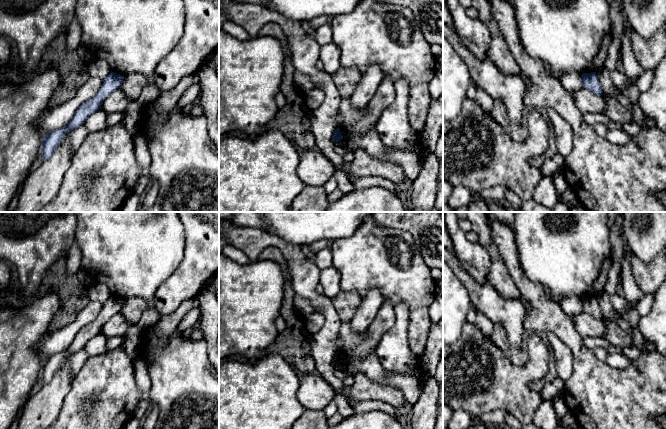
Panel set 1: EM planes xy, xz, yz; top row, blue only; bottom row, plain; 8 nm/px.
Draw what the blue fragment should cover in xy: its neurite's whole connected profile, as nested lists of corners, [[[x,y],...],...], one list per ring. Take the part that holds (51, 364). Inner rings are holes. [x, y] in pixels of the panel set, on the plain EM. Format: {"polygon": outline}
{"polygon": [[[110,296],[103,304],[103,308],[98,317],[90,324],[84,326],[74,337],[73,341],[64,351],[43,359],[43,366],[40,376],[44,385],[49,383],[55,376],[56,372],[62,366],[67,355],[84,348],[86,343],[101,333],[103,325],[115,314],[121,312],[124,300]]]}

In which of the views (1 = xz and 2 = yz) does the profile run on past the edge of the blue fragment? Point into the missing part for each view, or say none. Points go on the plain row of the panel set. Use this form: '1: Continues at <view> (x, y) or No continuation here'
1: No continuation here
2: No continuation here

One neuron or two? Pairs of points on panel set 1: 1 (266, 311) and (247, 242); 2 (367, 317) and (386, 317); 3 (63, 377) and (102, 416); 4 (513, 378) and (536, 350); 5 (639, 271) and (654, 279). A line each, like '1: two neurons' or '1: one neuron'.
1: two neurons
2: two neurons
3: two neurons
4: one neuron
5: one neuron

